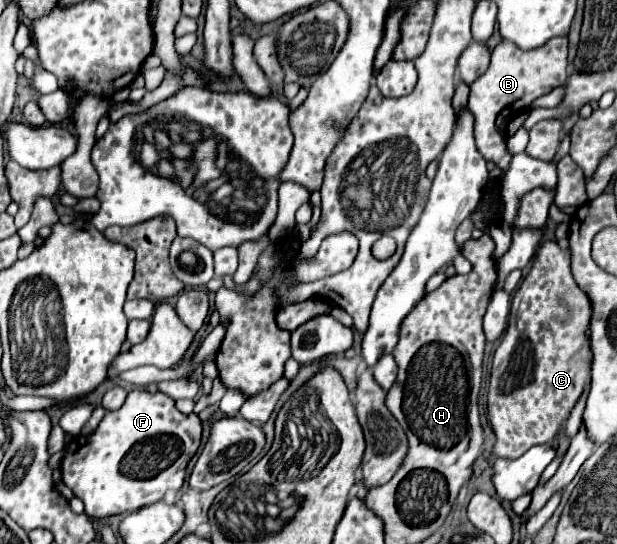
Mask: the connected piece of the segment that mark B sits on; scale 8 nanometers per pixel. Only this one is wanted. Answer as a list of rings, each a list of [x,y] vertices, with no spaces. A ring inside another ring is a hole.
[[[552,38],[546,42],[546,46],[540,46],[530,52],[524,52],[516,44],[502,40],[492,52],[488,70],[478,78],[478,82],[470,84],[468,108],[476,118],[474,126],[476,146],[484,156],[484,160],[494,162],[496,168],[500,168],[502,172],[510,168],[512,160],[512,154],[506,148],[506,136],[498,136],[500,128],[504,126],[504,120],[512,116],[512,112],[528,108],[536,98],[566,84],[568,78],[566,56],[568,56],[568,38]],[[504,110],[508,110],[510,114],[504,114]]]

